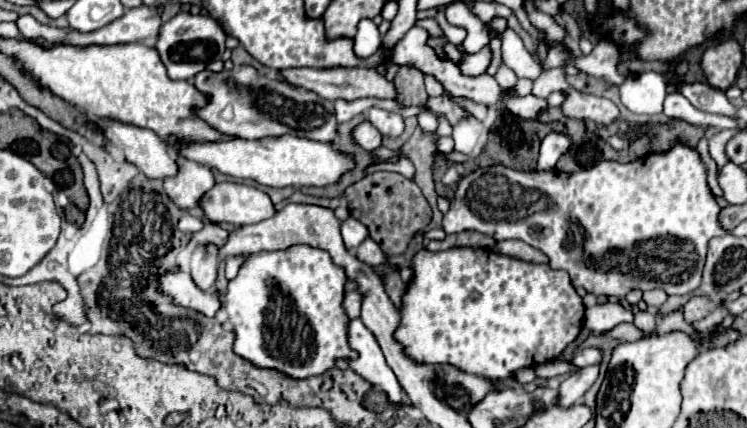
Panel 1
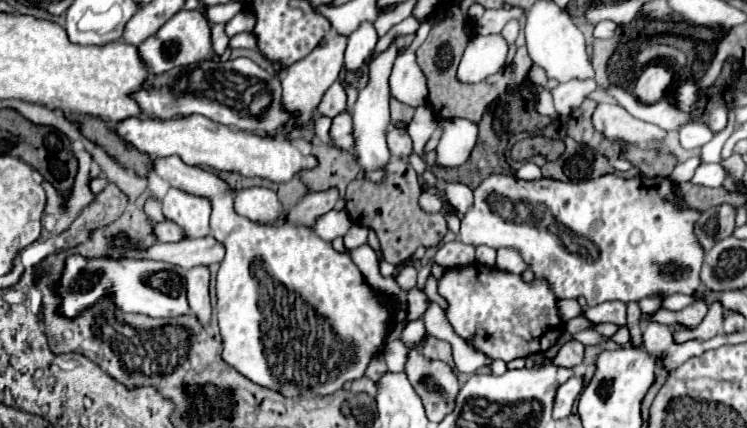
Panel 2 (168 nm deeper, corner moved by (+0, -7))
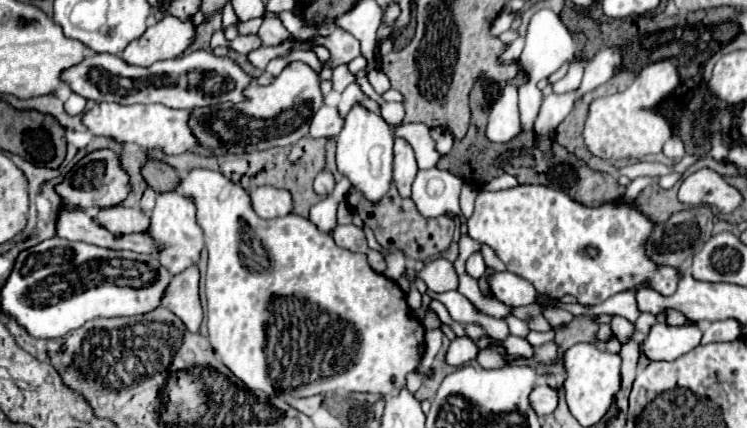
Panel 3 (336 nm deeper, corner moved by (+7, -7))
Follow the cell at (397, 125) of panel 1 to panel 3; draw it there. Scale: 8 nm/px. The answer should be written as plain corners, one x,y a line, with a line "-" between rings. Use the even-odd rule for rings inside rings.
397,137
395,145
393,145
393,155
395,155
393,181
399,189
399,195
409,197
411,195
411,183
413,183
415,173
417,173
417,163
415,163
415,157
413,157
413,149
405,139

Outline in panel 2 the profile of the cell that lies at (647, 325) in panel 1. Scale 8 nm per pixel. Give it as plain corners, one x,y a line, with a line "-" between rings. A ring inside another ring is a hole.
648,323
644,329
644,349
666,369
672,371
682,365
686,359
694,355
702,355
708,349
716,349
722,345
722,335
716,335
708,341
690,339
684,343
674,341
674,331
668,325

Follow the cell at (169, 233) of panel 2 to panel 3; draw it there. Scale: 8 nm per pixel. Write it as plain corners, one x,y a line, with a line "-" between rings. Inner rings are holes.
109,207
109,209
101,209
95,215
97,223
101,223
105,229
109,229
111,233
117,235
125,235
125,233
147,233
149,231
149,215
145,215
139,207

